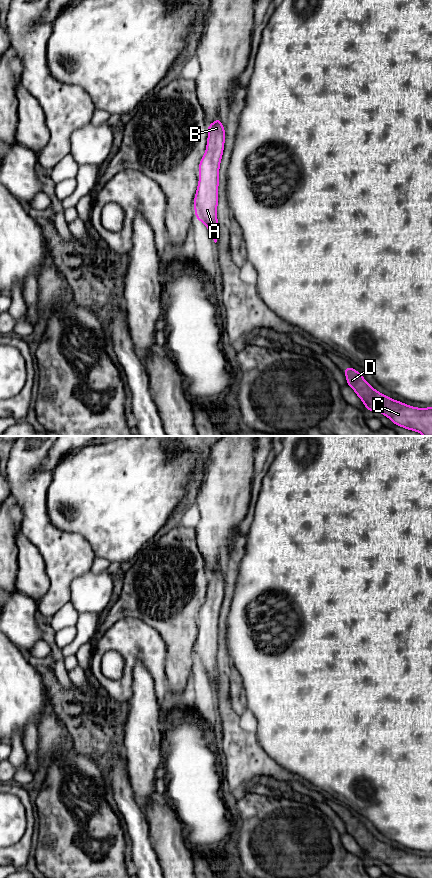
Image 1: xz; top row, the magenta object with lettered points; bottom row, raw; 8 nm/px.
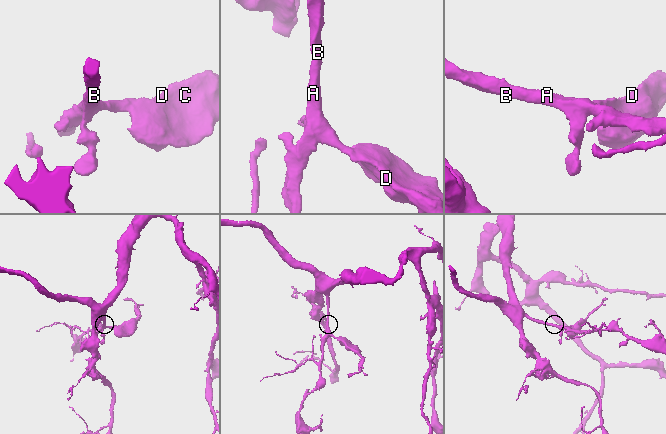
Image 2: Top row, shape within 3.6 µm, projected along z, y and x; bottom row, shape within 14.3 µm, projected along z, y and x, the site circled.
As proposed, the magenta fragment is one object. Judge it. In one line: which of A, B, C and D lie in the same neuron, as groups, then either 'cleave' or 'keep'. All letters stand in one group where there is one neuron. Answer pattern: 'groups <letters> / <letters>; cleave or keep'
groups A B C D; keep

